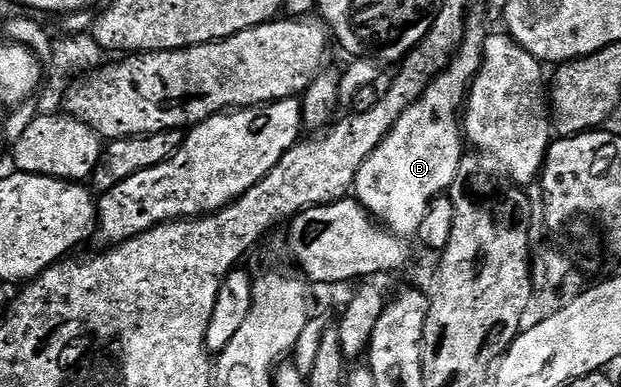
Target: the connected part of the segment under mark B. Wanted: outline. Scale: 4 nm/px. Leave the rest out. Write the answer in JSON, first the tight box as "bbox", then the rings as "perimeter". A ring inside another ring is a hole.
{"bbox":[353,53,482,236],"perimeter":[[[478,53],[455,55],[448,69],[435,77],[426,92],[396,121],[394,128],[368,157],[368,161],[360,165],[360,173],[356,173],[353,194],[381,226],[393,231],[395,235],[413,236],[420,229],[420,221],[424,219],[424,213],[428,211],[431,199],[437,199],[439,195],[449,192],[452,181],[456,181],[456,173],[460,169],[464,154],[462,148],[464,135],[459,130],[460,112],[467,98],[468,85],[473,82],[481,63],[482,56]]]}

